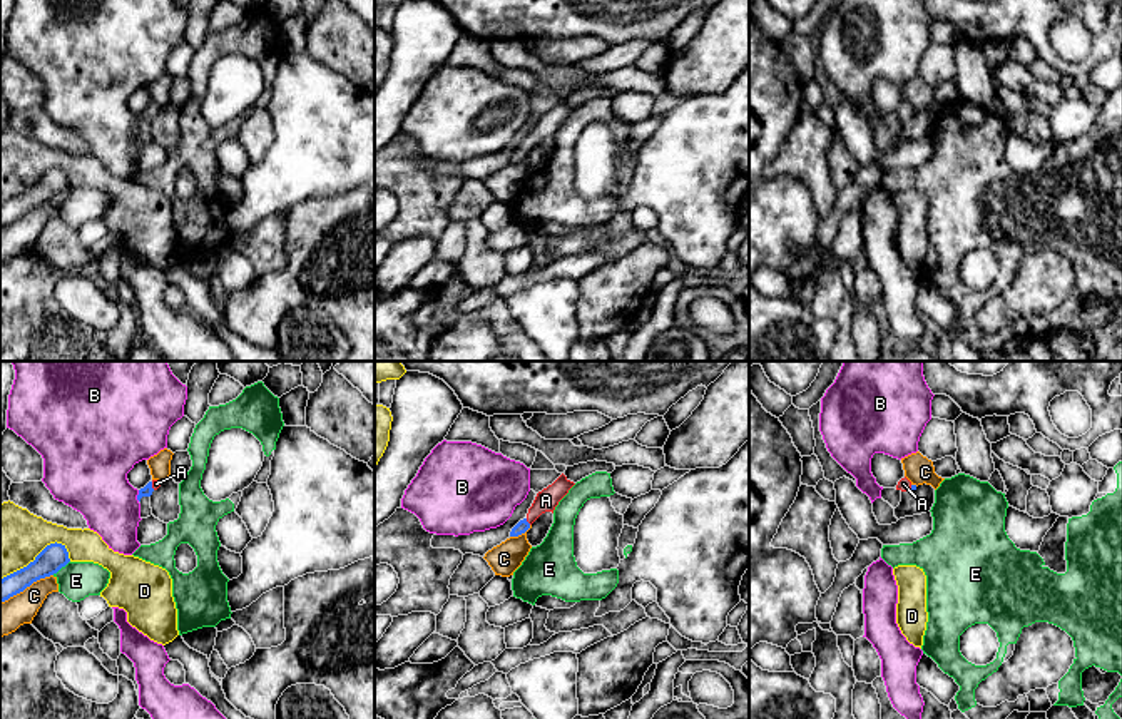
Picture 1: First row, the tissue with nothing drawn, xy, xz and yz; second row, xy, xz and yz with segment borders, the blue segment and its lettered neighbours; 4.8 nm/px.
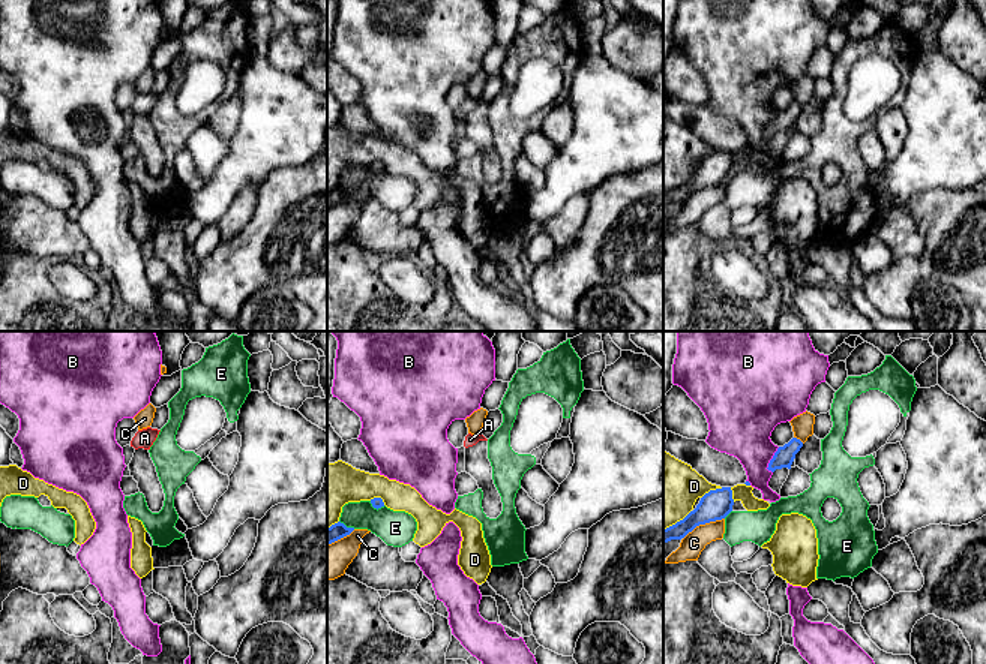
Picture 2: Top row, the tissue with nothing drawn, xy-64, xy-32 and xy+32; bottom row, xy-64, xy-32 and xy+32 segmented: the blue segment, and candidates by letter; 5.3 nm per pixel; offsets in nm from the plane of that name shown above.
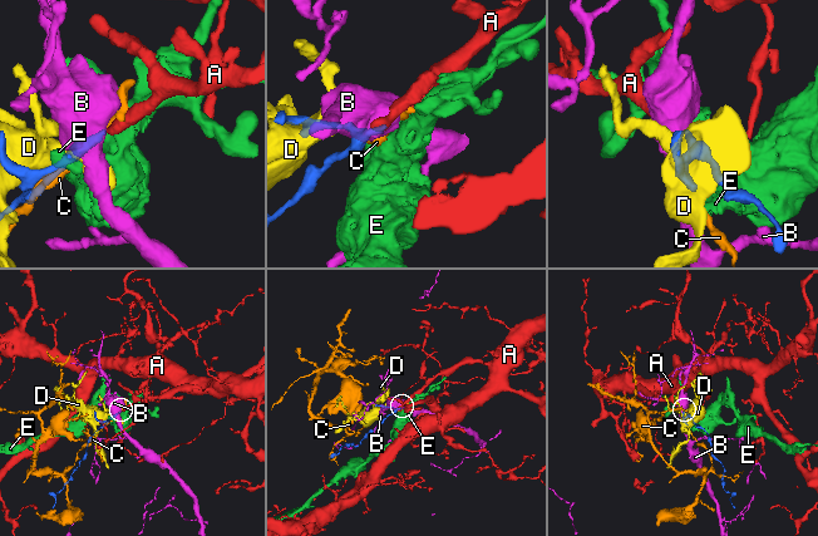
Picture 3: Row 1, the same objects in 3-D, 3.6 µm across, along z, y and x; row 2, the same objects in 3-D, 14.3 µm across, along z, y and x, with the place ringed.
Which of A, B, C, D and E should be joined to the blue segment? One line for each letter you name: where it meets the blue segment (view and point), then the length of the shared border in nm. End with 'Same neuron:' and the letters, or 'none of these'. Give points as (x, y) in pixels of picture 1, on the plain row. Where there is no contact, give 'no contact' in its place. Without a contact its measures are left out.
A: contact xz (527, 147); length 40 nm
Same neuron: A

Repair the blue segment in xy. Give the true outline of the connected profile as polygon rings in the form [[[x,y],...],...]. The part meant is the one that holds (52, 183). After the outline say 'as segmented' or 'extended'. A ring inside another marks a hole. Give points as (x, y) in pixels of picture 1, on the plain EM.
[[[57,167],[47,171],[33,187],[0,206],[0,229],[23,217],[33,207],[57,199],[69,187],[65,171]]] | as segmented

